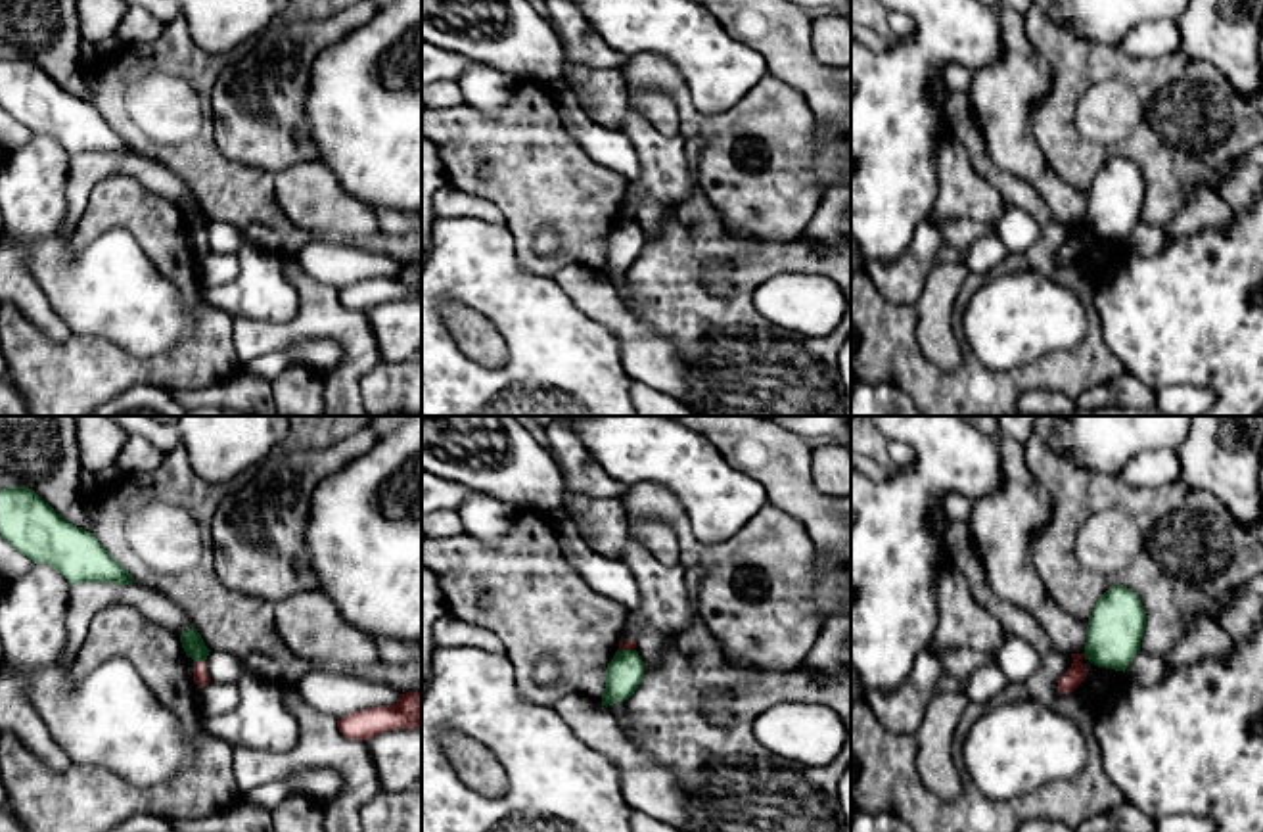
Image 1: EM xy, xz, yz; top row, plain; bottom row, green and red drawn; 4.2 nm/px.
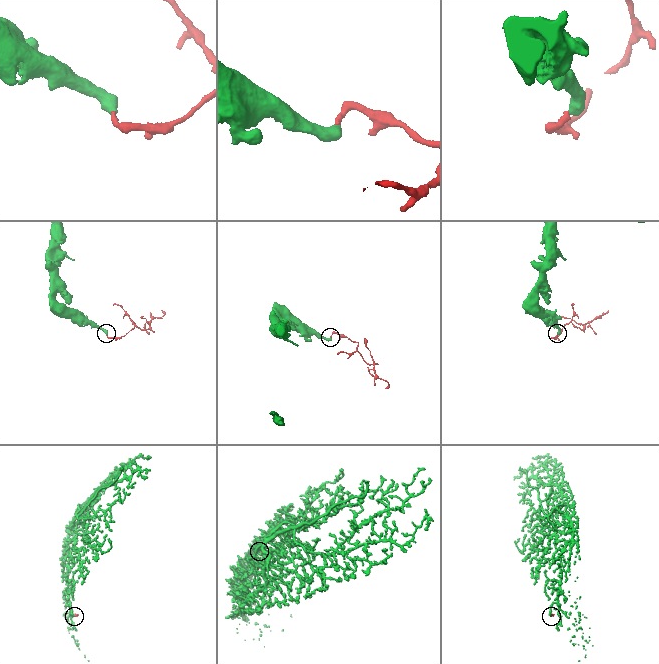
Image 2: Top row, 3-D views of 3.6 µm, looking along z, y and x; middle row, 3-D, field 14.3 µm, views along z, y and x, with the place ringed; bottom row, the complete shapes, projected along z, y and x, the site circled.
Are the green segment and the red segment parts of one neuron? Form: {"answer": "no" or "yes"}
{"answer": "no"}

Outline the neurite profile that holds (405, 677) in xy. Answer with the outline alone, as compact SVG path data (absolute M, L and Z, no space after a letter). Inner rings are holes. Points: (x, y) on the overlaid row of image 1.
M422 661L370 663L355 669L356 677L395 688L399 694L422 692Z

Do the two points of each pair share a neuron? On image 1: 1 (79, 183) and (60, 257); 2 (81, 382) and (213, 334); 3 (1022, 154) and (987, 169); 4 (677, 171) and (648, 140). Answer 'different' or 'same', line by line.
1: different
2: same
3: different
4: same

